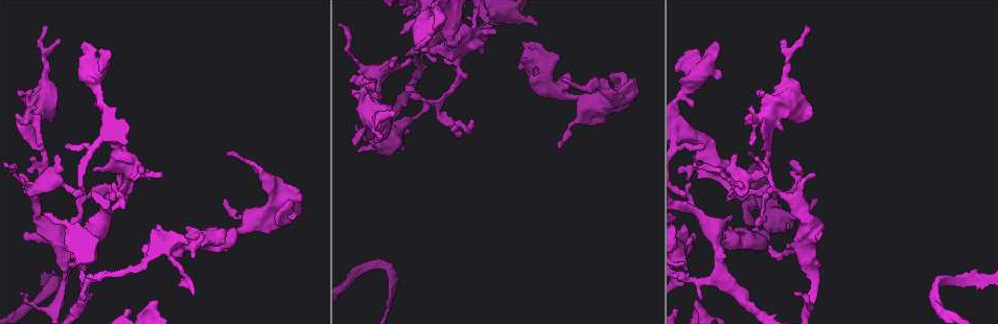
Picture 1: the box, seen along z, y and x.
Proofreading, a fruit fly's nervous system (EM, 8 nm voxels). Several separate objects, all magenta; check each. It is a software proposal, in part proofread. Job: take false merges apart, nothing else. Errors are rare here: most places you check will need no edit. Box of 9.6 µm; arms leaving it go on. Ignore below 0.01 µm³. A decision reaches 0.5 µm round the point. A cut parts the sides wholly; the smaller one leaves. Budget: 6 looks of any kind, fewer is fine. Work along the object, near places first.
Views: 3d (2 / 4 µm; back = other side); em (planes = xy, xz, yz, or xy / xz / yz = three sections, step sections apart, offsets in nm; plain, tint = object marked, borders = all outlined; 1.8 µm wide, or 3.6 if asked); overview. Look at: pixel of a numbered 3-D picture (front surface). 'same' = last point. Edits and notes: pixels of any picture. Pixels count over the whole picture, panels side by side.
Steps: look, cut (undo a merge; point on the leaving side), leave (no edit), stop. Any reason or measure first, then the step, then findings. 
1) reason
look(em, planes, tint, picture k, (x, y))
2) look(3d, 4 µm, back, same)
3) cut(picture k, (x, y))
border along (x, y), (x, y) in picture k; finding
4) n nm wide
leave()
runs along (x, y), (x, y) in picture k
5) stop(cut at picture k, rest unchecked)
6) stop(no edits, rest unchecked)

four or more arms meet
look(3d, 4 µm, back, picture 1, (606, 102))

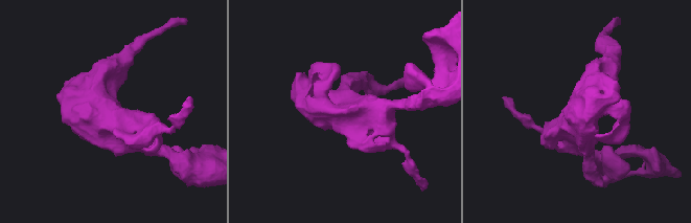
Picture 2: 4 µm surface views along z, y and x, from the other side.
now the EM
look(em, 3.6 µm, xy, step 16, tint, picture 2, (345, 113))

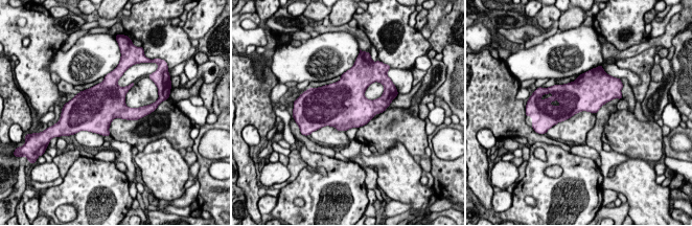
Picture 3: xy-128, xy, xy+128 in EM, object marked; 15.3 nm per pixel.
look(em, 3.6 µm, planes, tint, same)

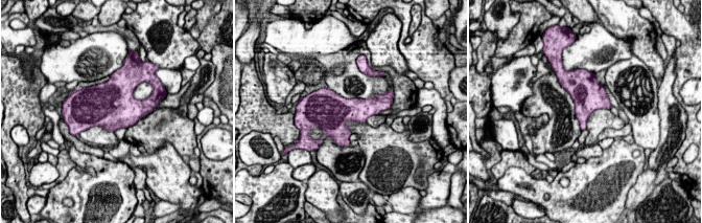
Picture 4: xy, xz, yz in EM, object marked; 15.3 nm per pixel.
400 nm wide
leave()
one neuron here

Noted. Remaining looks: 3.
sharp bend
look(em, xy, step 8, tint, picture 1, (731, 242))

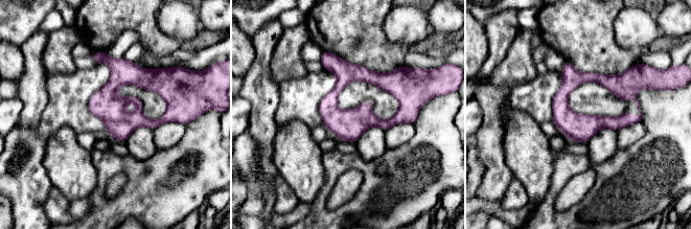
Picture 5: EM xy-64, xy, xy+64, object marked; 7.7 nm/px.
look(em, planes, tint, same)

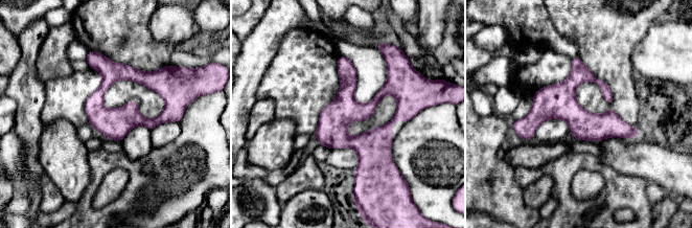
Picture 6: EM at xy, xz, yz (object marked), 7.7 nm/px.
leave()
continuous, no second neuron

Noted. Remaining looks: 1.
stop(no edits, rest unchecked)

